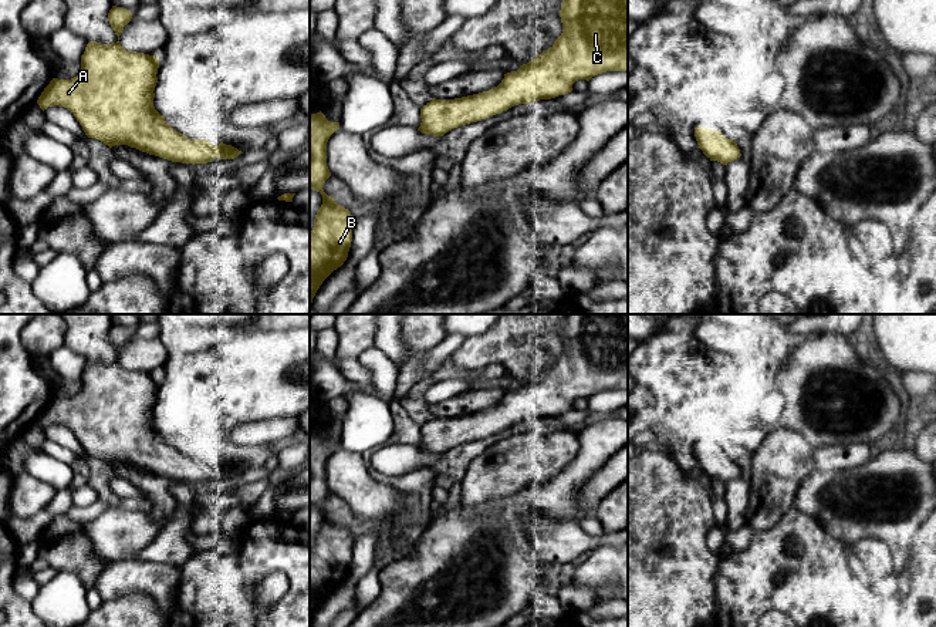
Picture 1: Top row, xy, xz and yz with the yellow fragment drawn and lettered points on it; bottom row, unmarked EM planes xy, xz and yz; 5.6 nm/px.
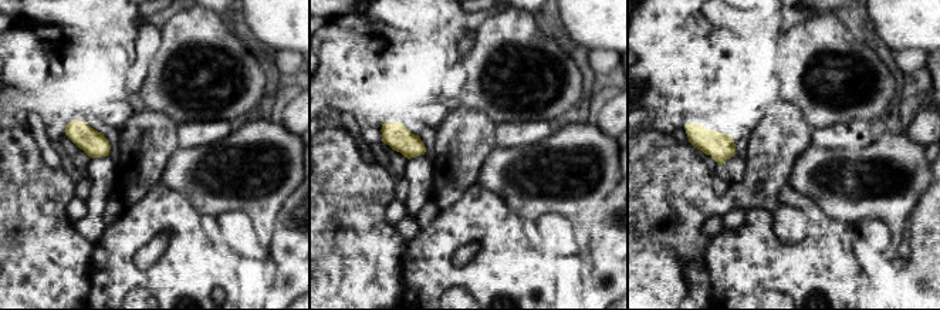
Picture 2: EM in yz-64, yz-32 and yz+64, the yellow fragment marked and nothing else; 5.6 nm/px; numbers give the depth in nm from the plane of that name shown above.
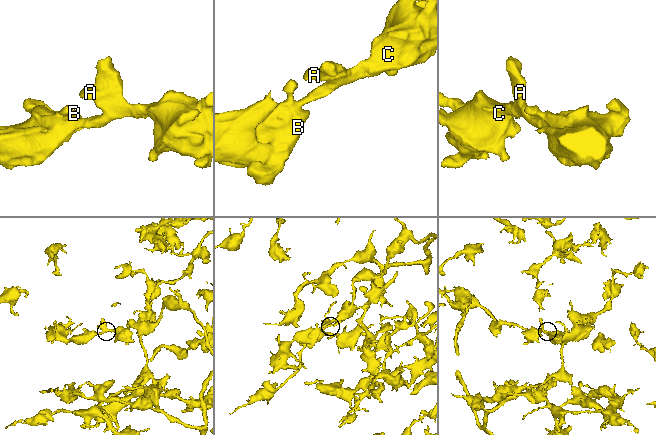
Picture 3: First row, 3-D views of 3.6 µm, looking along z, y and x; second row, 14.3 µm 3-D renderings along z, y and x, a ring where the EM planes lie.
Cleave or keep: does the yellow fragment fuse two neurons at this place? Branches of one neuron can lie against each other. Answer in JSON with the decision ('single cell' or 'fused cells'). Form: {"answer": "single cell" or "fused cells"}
{"answer": "single cell"}

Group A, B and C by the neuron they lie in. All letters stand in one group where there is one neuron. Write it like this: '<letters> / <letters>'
A B C

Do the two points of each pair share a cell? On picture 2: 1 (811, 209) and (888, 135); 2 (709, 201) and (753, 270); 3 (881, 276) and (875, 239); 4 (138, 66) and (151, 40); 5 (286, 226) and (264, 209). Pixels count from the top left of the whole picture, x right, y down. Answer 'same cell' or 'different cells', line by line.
1: different cells
2: different cells
3: different cells
4: same cell
5: different cells

